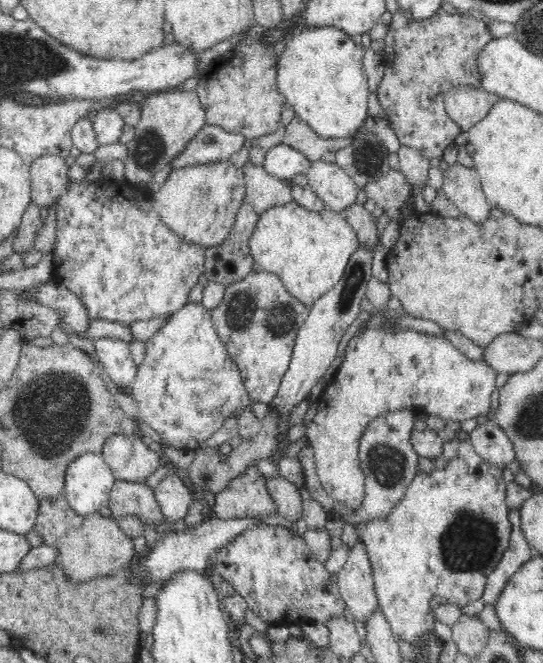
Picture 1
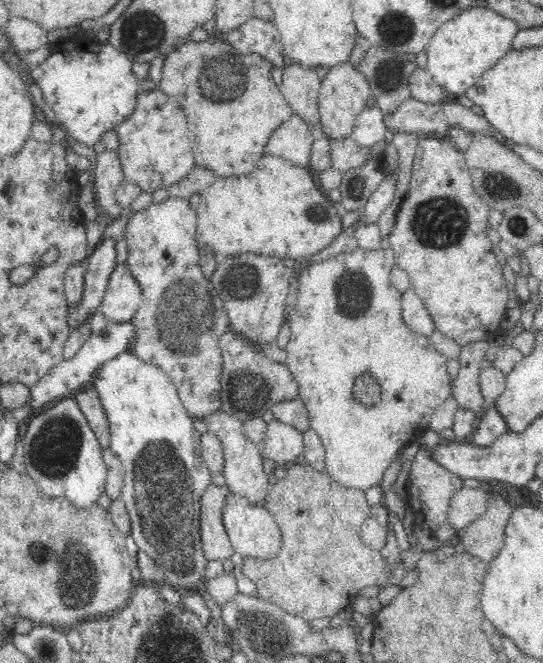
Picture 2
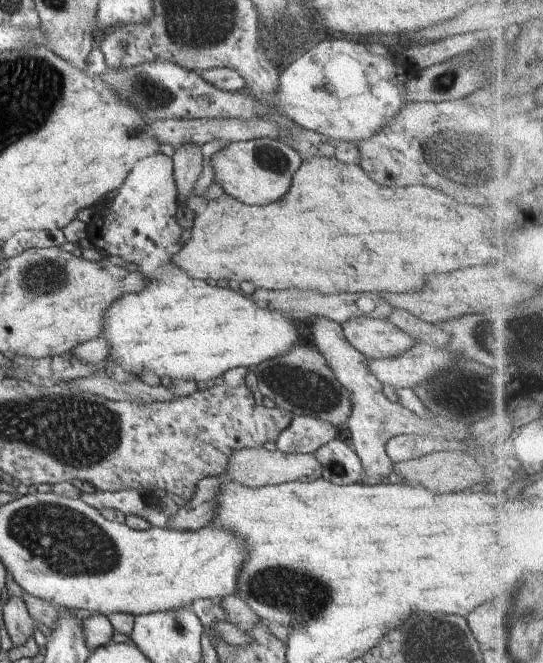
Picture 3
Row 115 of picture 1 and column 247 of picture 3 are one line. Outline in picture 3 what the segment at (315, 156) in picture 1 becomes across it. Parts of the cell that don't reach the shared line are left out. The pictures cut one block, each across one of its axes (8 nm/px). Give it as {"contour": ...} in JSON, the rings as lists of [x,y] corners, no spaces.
{"contour":[[[292,286],[292,288],[284,290],[257,288],[253,294],[246,295],[246,298],[250,298],[258,308],[282,312],[286,318],[298,318],[303,321],[306,318],[312,318],[312,316],[324,316],[324,318],[330,318],[330,320],[334,320],[340,325],[356,316],[387,319],[393,310],[392,306],[386,300],[382,300],[380,293],[377,292],[325,295],[318,291],[302,291]]]}

